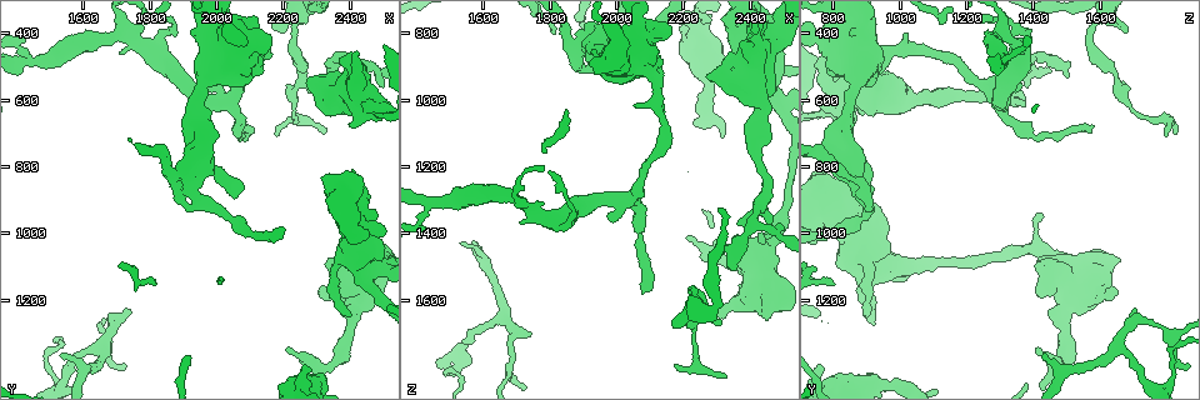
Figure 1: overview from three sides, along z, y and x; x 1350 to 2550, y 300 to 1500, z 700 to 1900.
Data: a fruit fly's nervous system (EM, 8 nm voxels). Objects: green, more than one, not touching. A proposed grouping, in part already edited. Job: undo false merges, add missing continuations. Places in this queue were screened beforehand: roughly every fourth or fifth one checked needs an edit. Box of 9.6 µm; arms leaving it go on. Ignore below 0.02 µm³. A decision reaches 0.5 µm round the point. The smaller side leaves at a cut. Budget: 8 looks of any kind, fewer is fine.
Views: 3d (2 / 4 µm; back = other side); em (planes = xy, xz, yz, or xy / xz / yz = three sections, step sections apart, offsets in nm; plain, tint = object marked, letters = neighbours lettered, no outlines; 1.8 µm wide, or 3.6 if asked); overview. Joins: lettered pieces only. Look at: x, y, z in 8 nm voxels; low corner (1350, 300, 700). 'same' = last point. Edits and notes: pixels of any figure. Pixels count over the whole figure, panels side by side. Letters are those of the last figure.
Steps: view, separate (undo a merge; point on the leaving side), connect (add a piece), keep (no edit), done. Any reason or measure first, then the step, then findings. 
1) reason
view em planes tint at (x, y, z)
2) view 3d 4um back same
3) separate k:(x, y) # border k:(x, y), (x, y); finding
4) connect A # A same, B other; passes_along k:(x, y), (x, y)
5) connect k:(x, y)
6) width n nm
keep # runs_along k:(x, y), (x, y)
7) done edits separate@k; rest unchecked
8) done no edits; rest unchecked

stops while still wide
view 3d 2um back at (2380, 1190, 1410)

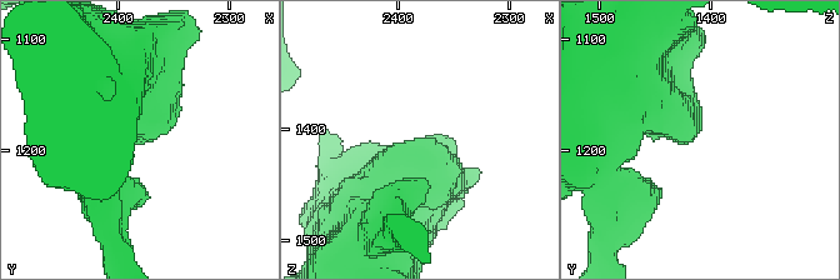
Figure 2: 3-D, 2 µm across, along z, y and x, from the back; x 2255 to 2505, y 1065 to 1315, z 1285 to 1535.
view em planes tint at (2380, 1190, 1416)

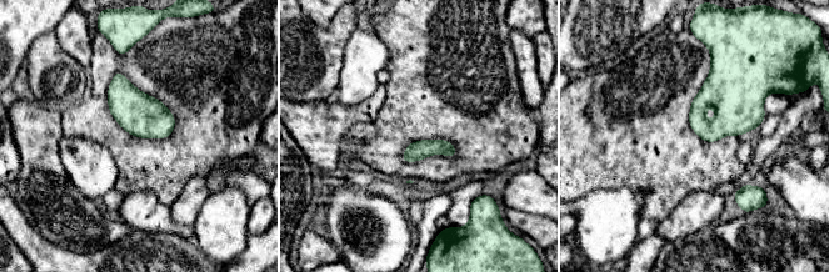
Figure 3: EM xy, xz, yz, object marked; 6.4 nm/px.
view em planes letters same

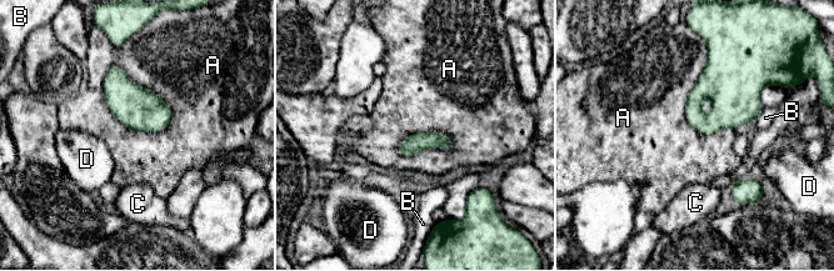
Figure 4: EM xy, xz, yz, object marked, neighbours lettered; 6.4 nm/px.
longest_contact A 550 nm
keep # A other, B other, C other, D other; none of them fits

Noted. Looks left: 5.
sharp bend
view em planes tint at (1690, 1250, 1710)

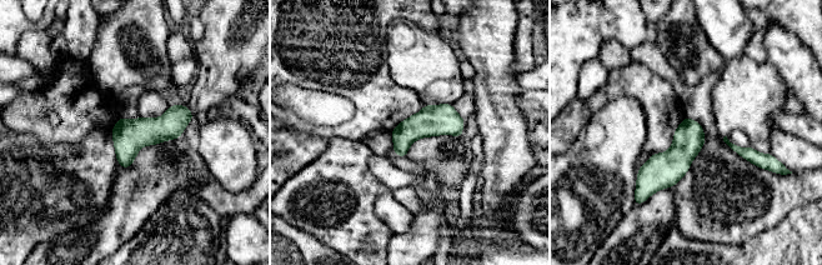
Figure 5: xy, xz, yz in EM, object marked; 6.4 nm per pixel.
see the neighbours
view em planes letters same

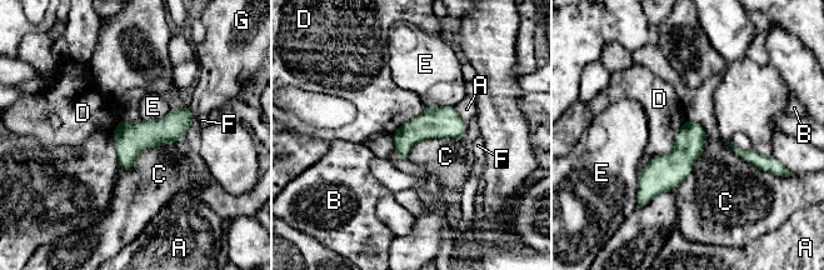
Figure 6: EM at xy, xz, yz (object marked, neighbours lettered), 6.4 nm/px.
connect G # A other, B other, C other, D other, E other, F other, G same; it goes on there

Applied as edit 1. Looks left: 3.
redraw
view overview

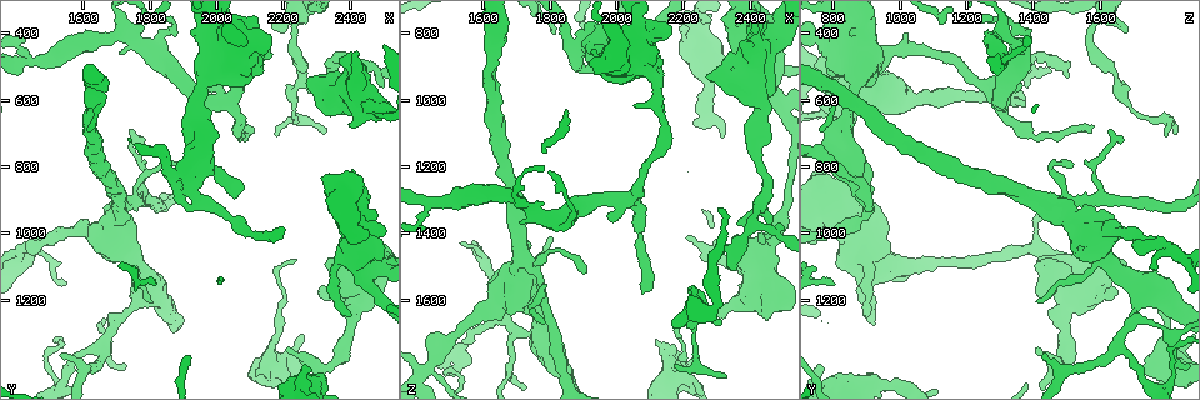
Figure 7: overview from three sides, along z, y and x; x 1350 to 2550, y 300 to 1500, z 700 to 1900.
calibre changes
view em planes plain at (1600, 1000, 1630)

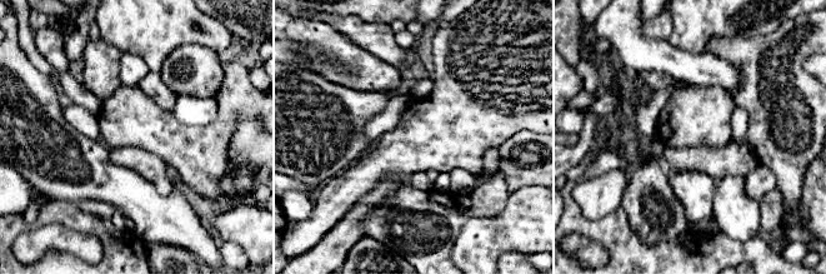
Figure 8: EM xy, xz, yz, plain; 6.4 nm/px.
what lies round it
view em planes letters same

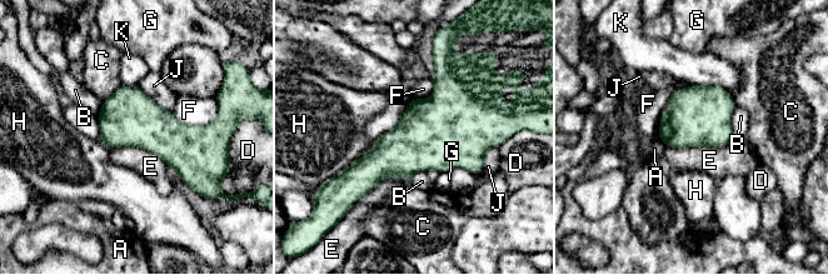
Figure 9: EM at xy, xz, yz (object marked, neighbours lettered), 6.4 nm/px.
keep # A other, B other, C other, D other, E other, F other, G other, H other, J other, K other; all the same cell

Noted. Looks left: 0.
done edits connect@6; rest unchecked

